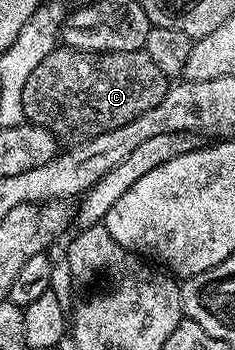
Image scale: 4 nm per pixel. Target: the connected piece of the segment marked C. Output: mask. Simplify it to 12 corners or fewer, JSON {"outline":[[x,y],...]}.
{"outline":[[57,46],[22,85],[27,122],[101,135],[154,109],[148,52]]}

